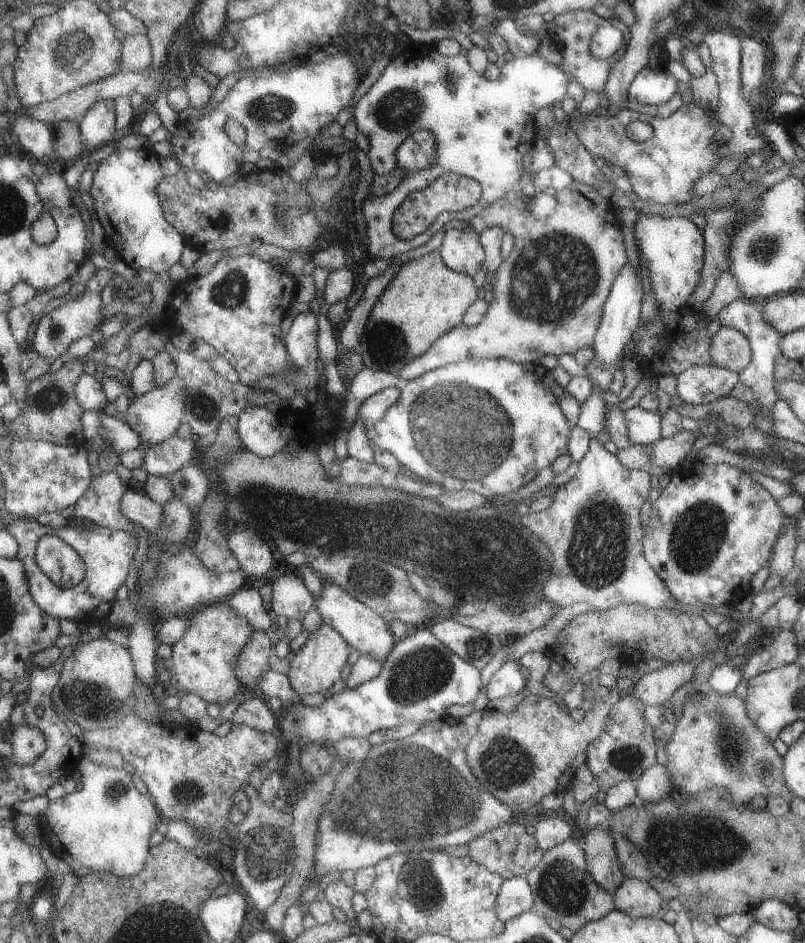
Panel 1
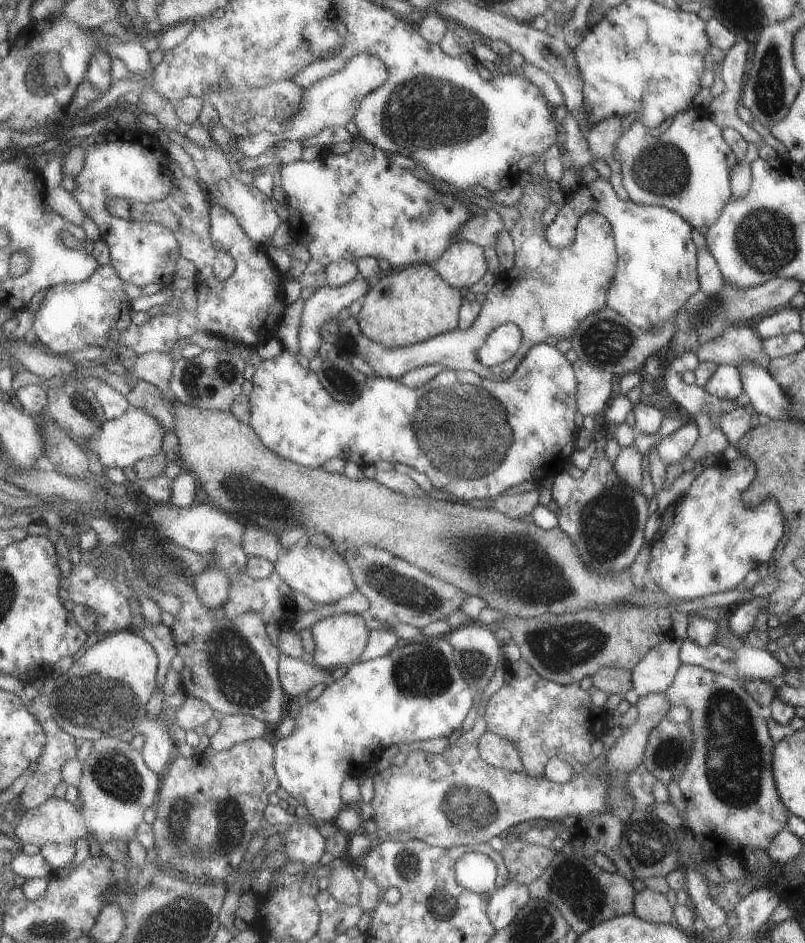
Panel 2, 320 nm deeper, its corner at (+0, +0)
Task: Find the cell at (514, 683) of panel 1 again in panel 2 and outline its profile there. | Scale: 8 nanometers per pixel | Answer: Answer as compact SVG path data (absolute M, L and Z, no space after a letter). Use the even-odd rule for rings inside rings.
M522 659L505 664L504 685L491 697L486 711L489 731L499 734L501 738L513 742L521 758L521 765L524 767L523 773L529 778L543 778L545 764L553 756L569 759L577 769L582 768L587 762L593 759L590 746L595 740L593 732L591 736L583 736L589 730L591 722L591 712L589 712L589 694L582 690L577 683L571 685L559 685L540 678L536 671Z

